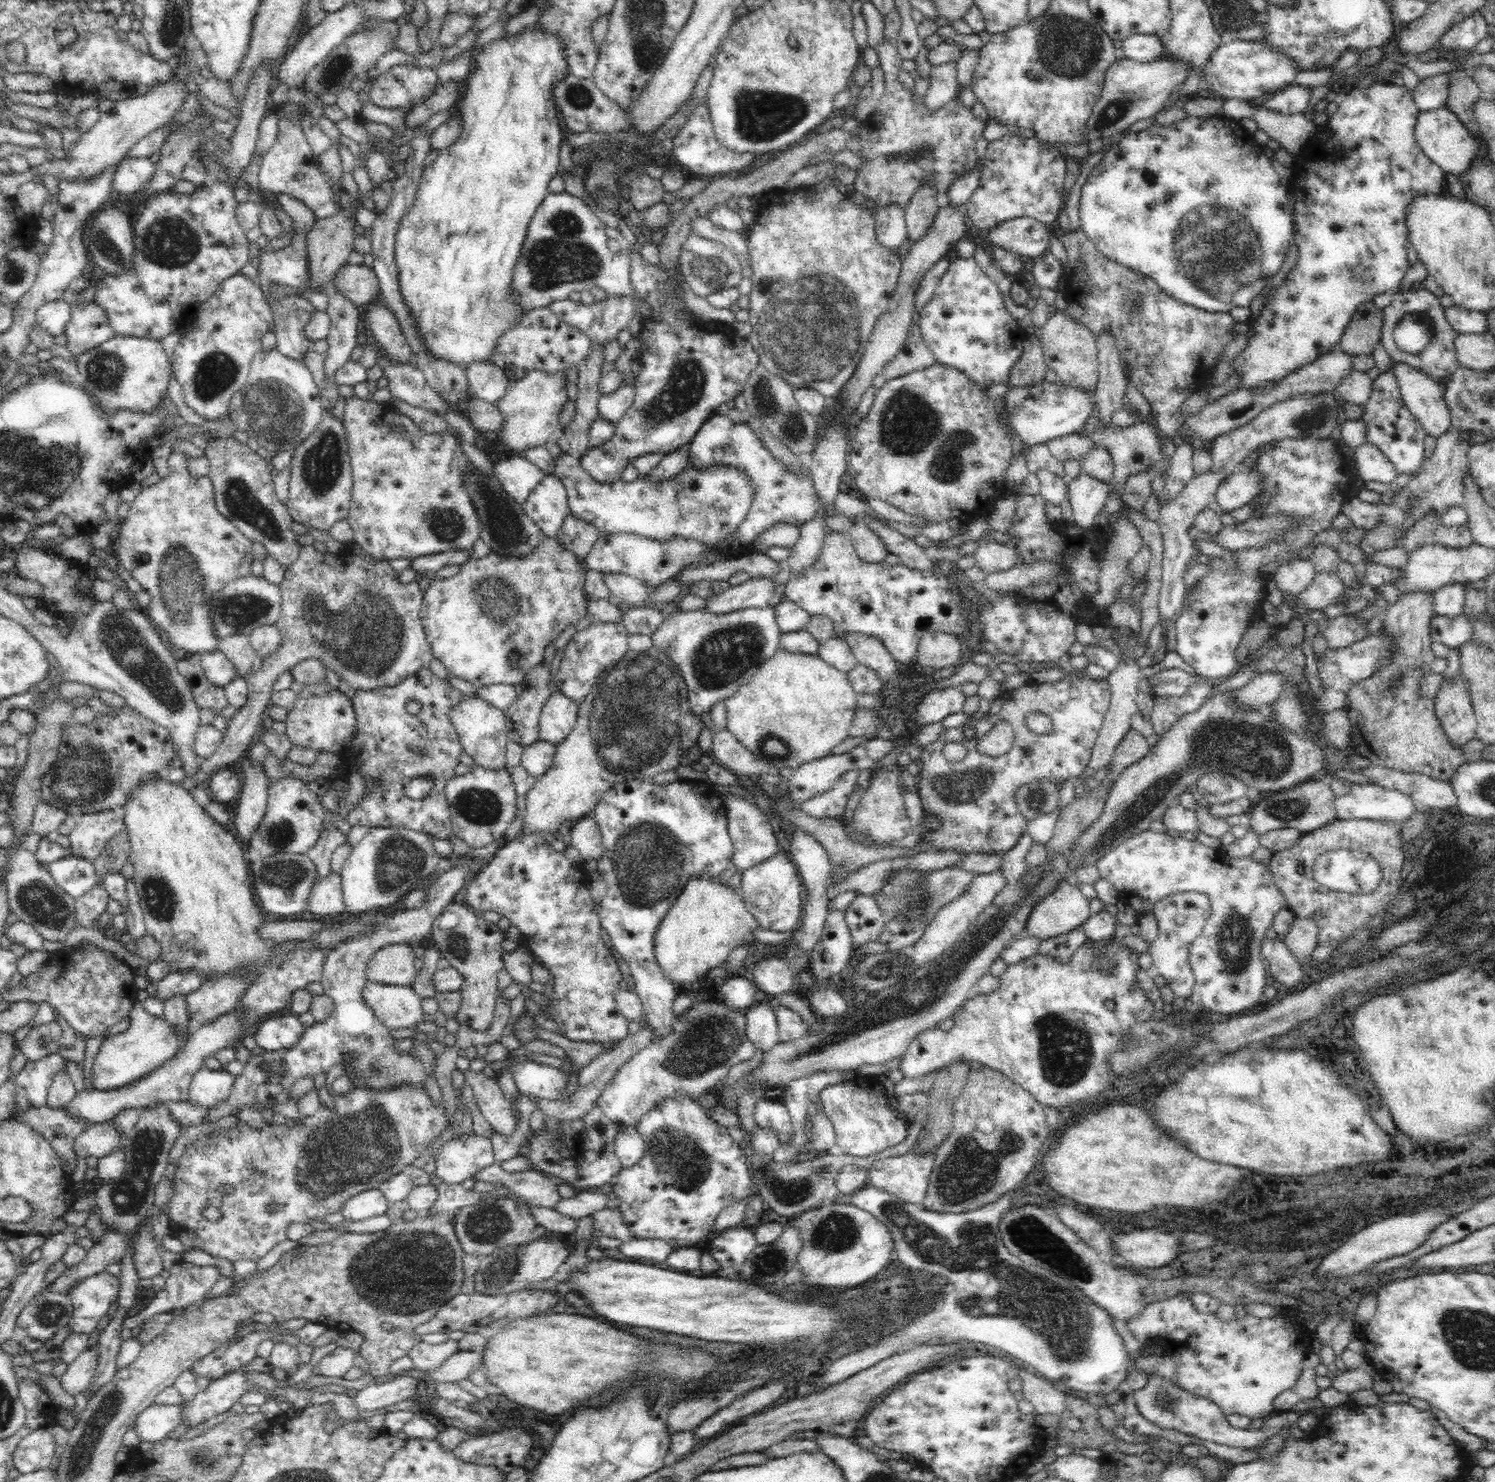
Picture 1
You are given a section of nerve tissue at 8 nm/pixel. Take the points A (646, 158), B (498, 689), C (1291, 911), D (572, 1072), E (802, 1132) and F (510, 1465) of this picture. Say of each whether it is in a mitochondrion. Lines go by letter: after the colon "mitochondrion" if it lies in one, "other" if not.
A: other
B: other
C: other
D: other
E: other
F: other

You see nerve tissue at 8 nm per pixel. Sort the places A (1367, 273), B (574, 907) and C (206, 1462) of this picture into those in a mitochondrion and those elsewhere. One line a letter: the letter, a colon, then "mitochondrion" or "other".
A: other
B: other
C: mitochondrion

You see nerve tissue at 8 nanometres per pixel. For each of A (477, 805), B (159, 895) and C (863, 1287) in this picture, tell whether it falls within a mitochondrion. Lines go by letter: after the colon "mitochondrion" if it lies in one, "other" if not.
A: mitochondrion
B: mitochondrion
C: other

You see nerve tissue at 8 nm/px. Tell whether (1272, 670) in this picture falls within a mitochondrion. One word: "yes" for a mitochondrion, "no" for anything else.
no

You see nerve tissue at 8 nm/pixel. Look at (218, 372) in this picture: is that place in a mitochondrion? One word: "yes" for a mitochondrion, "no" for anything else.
yes

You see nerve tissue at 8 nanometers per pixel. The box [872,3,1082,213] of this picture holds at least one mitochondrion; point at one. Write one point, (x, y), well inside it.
(917, 152)

